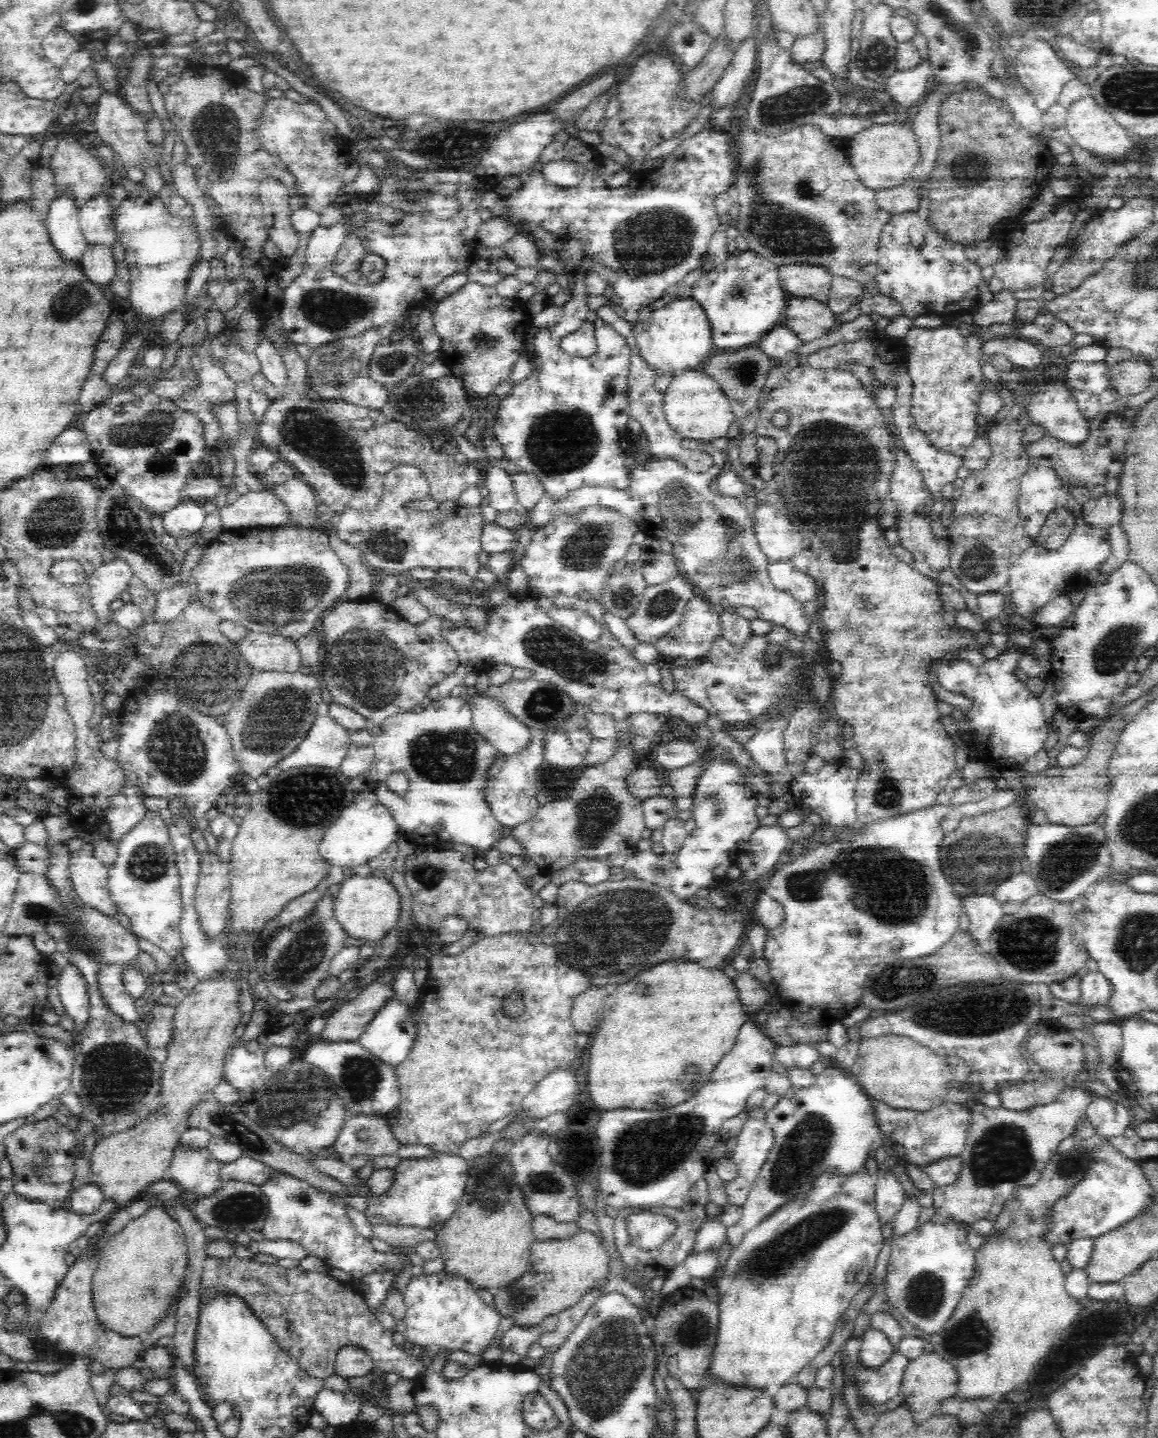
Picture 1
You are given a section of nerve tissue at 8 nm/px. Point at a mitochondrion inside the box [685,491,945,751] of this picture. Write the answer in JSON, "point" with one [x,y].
{"point":[741,568]}

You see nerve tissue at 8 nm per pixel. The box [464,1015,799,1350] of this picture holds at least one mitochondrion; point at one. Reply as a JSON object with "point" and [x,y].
{"point":[648,1150]}

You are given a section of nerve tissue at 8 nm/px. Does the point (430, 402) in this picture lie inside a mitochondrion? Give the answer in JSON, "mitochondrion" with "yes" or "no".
{"mitochondrion":"yes"}

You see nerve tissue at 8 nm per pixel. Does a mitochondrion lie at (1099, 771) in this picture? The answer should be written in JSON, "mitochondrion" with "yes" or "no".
{"mitochondrion":"no"}

